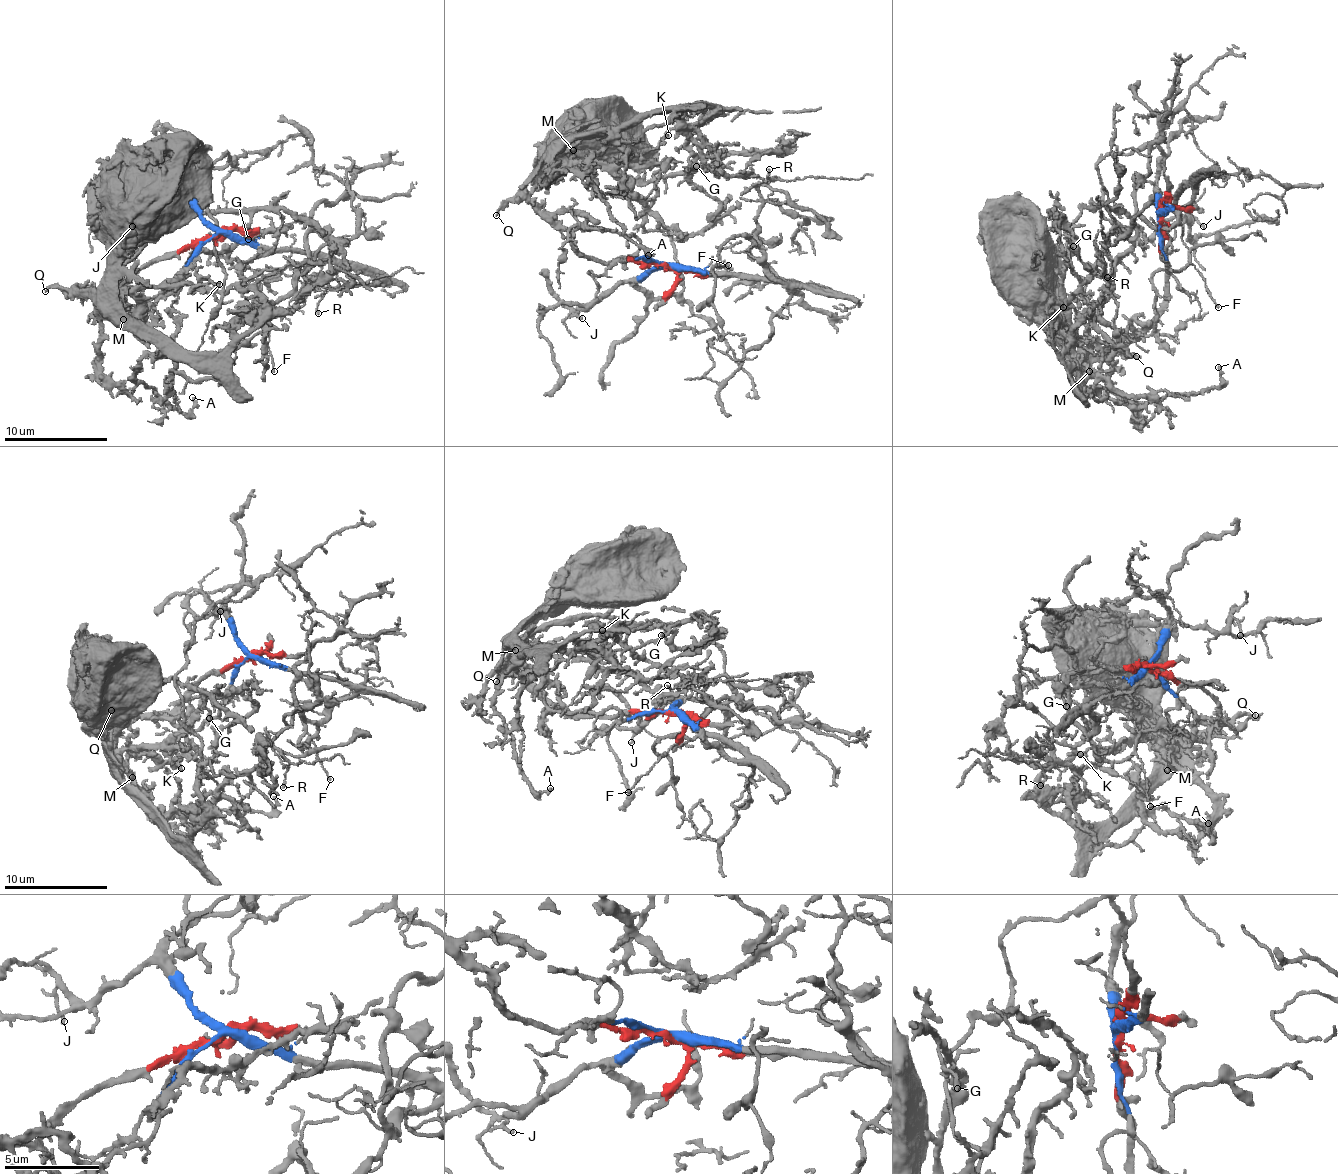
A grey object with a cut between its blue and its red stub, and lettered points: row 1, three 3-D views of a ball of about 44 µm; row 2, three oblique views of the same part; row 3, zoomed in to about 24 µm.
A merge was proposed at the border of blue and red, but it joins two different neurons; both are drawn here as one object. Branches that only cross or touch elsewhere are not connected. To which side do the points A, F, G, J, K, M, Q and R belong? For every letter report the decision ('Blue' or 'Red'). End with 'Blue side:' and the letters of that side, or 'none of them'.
A: Red
F: Blue
G: Red
J: Blue
K: Red
M: Red
Q: Red
R: Blue
Blue side: F, J, R

